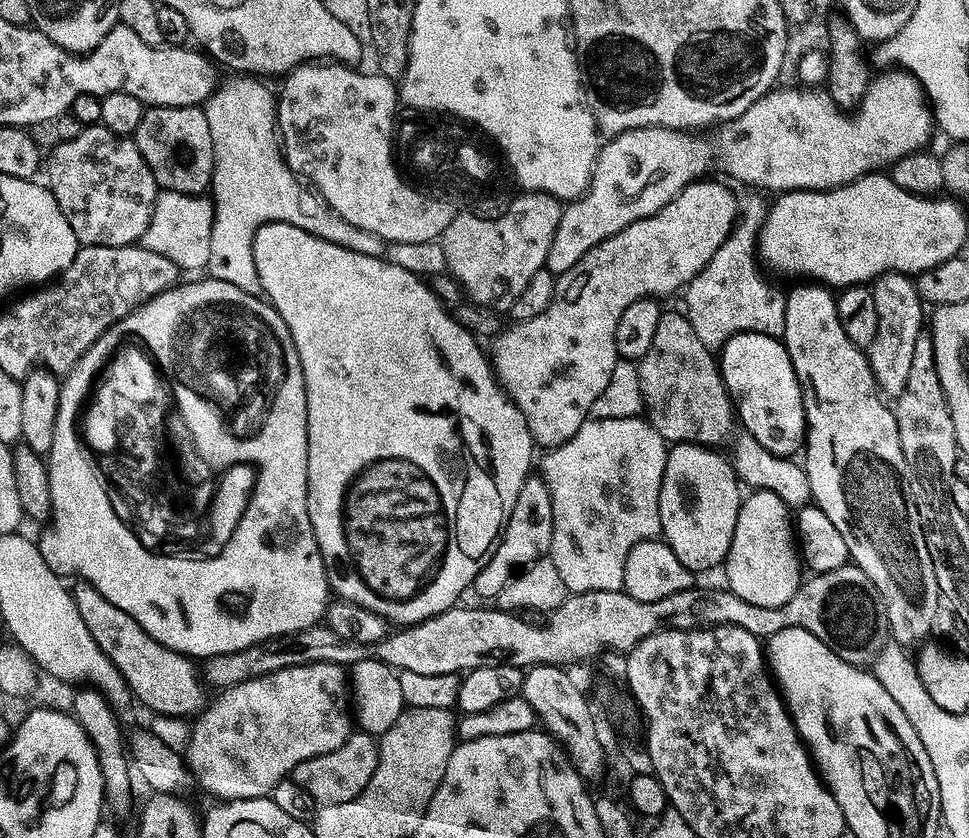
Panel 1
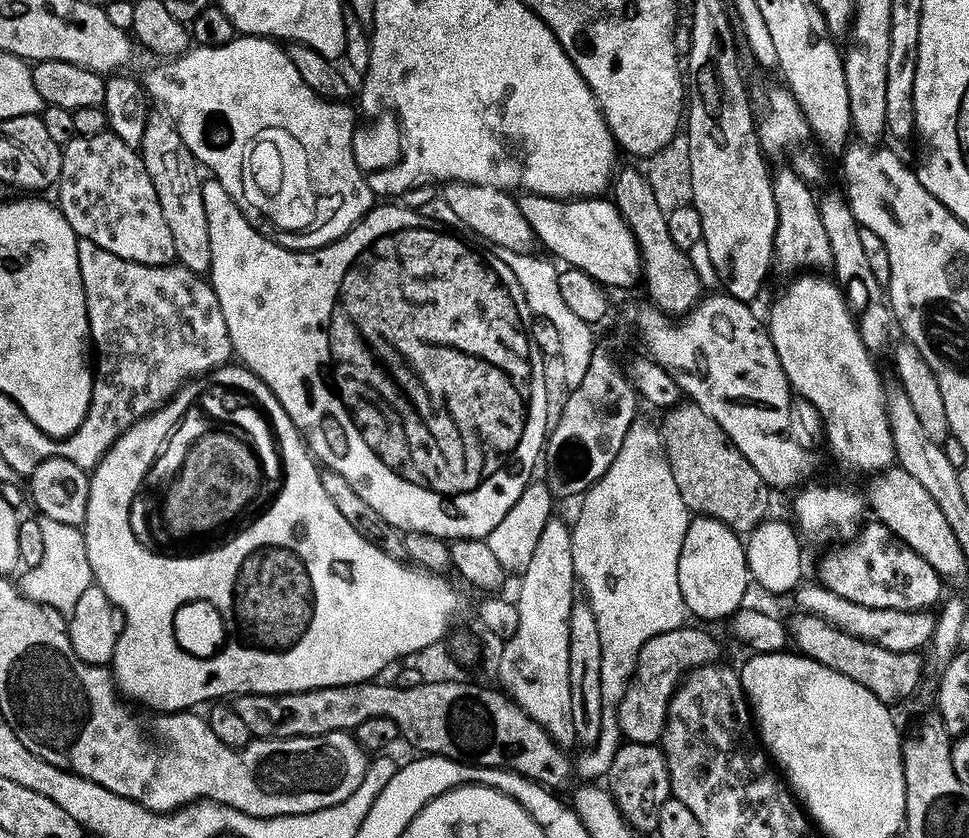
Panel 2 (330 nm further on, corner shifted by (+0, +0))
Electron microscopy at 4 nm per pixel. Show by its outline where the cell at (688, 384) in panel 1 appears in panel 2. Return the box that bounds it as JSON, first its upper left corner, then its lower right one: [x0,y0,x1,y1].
[662,402,773,534]

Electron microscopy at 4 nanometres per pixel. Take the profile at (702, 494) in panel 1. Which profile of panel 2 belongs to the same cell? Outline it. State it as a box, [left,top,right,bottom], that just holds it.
[678,516,750,620]

